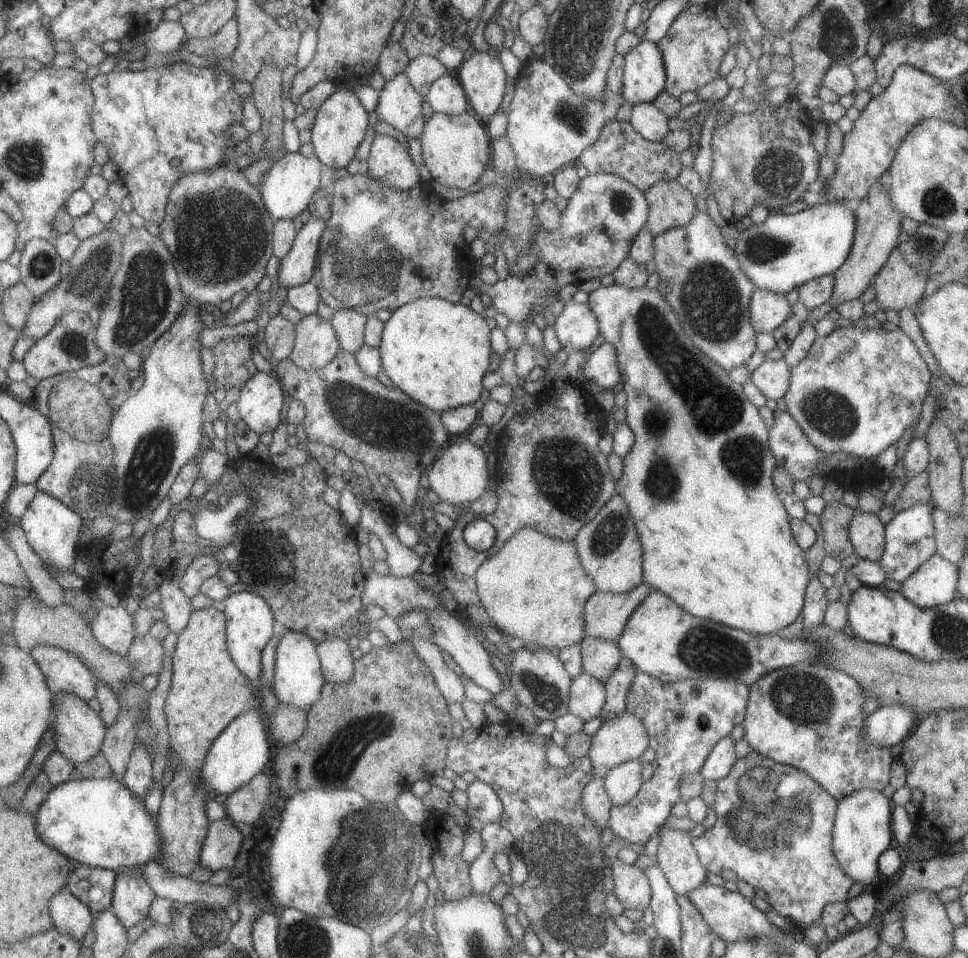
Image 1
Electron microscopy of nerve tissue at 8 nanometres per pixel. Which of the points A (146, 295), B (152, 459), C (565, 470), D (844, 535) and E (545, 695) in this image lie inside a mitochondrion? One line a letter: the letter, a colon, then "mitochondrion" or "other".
A: mitochondrion
B: mitochondrion
C: mitochondrion
D: other
E: mitochondrion

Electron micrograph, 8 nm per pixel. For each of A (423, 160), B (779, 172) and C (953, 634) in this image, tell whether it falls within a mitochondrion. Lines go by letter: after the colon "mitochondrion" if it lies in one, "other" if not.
A: other
B: mitochondrion
C: mitochondrion

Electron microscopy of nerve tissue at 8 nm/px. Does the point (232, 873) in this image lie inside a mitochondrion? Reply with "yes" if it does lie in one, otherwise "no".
no

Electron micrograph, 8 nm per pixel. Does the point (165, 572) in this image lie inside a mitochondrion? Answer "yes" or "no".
no

